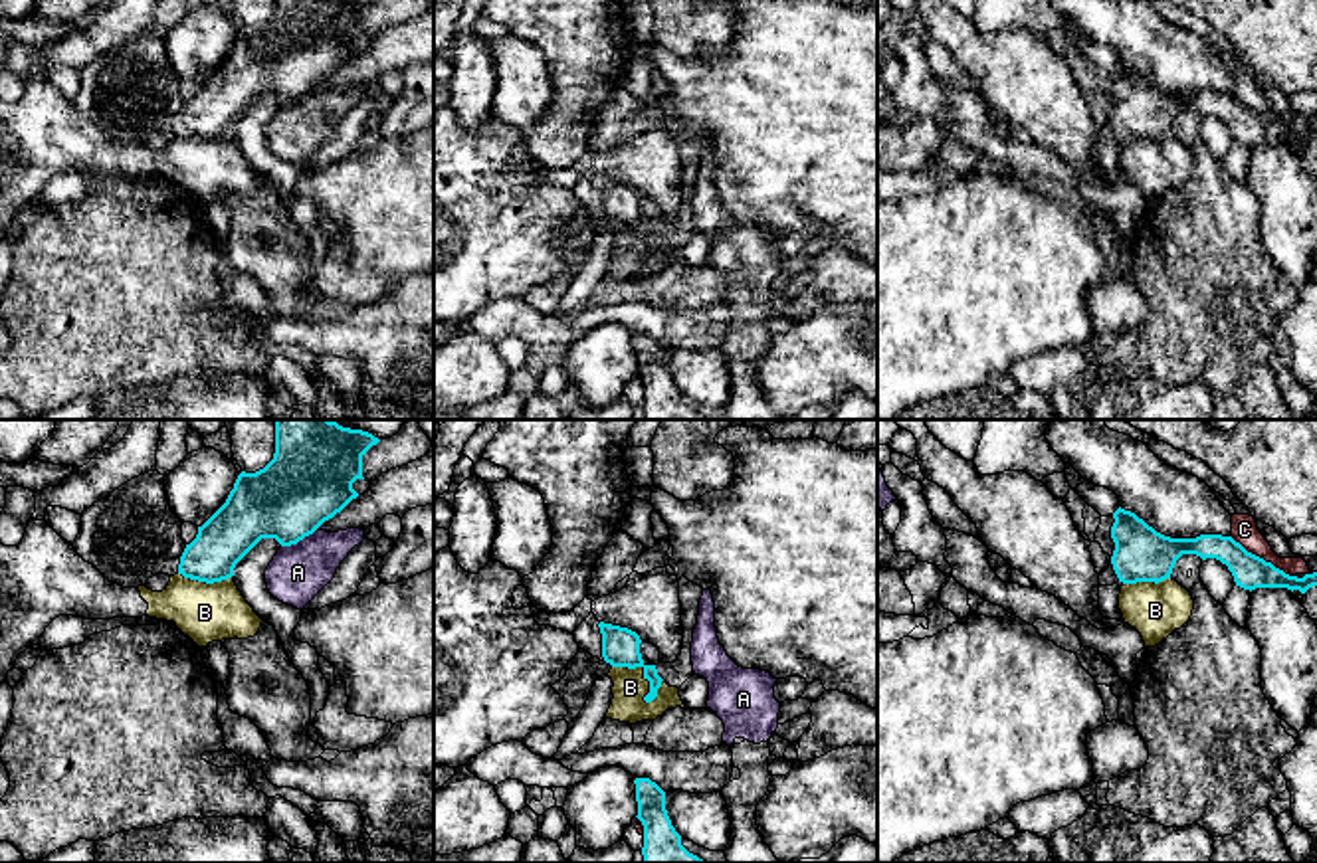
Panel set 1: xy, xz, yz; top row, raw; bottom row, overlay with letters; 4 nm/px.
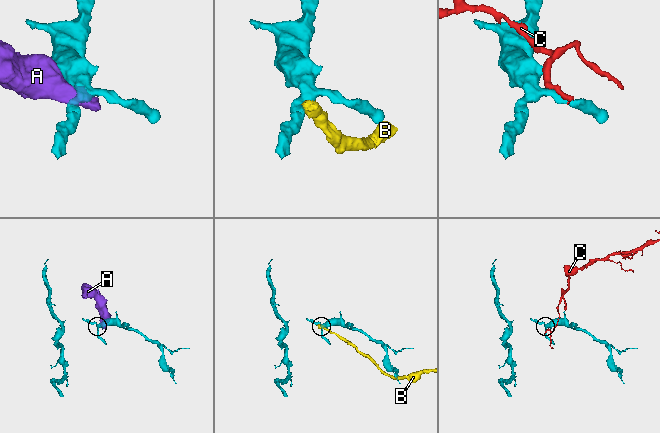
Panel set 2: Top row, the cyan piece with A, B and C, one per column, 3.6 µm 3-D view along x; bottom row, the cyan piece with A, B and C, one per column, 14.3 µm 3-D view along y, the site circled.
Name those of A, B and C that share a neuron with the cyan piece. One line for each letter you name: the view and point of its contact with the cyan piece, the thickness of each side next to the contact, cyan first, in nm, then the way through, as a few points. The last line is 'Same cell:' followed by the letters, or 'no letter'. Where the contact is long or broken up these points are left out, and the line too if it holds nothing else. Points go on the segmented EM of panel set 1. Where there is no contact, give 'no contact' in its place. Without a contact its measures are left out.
Same cell: no letter

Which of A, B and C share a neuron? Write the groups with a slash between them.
A / B / C

